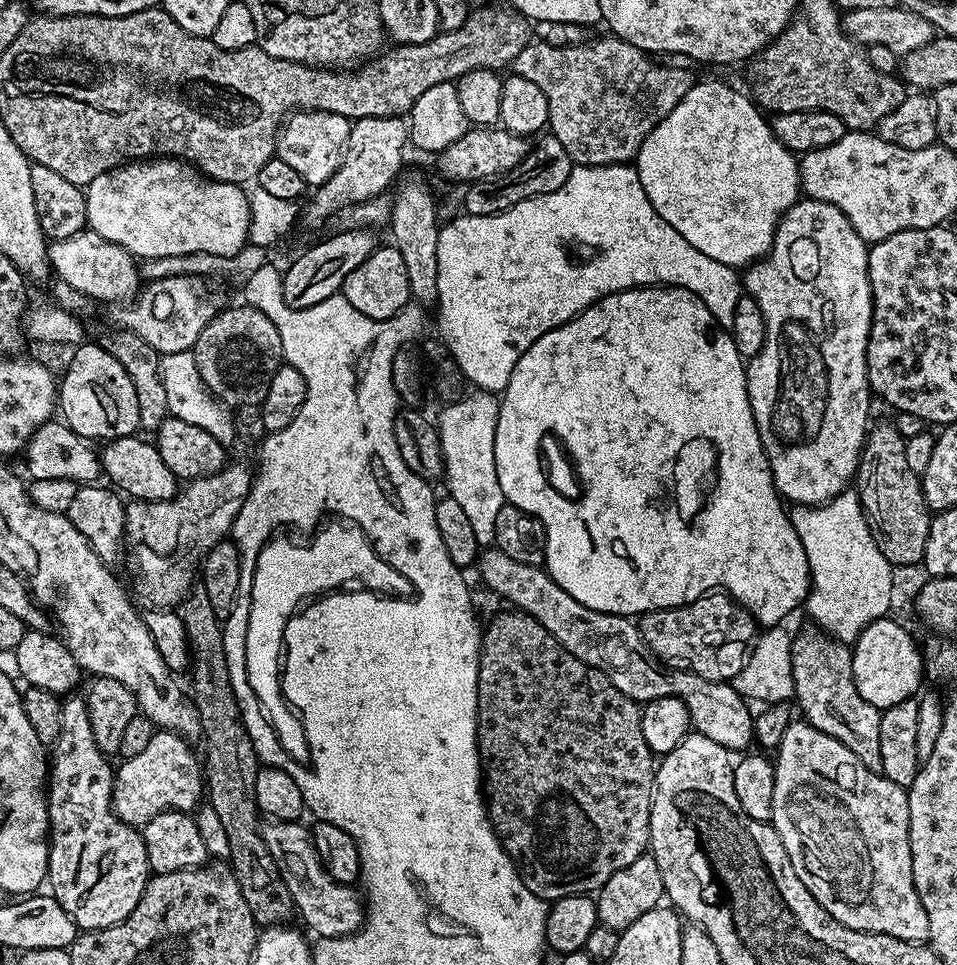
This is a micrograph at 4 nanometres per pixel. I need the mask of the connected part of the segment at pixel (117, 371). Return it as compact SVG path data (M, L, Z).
M84 342L75 349L68 373L58 384L58 412L63 423L89 442L107 442L133 435L140 428L138 398L126 370L99 343Z

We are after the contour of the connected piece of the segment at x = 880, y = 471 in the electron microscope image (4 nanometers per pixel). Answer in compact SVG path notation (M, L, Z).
M873 423L869 427L867 436L864 437L864 450L860 454L860 467L854 477L855 487L860 494L860 501L864 507L864 517L868 519L870 534L874 534L874 542L878 550L894 566L900 564L919 565L924 559L926 550L926 538L930 534L932 516L928 503L924 500L924 491L920 485L921 473L910 470L906 463L906 446L904 437L900 436L895 423Z

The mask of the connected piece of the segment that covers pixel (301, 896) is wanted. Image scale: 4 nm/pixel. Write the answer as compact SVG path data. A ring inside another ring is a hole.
M274 820L265 823L260 830L266 842L266 850L270 850L270 858L274 858L274 866L278 866L282 882L286 882L286 890L290 890L293 909L320 938L348 936L360 931L366 911L361 893L351 884L339 884L330 878L314 850L311 831L302 825L300 822Z

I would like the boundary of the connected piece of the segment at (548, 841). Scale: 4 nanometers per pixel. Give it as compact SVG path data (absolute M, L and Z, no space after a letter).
M519 610L507 611L498 613L489 622L488 628L486 624L480 646L476 741L480 751L482 791L486 797L488 817L492 820L492 829L495 830L496 837L520 869L526 886L530 886L530 890L534 890L538 898L551 902L567 896L595 894L615 872L630 866L630 862L649 851L650 806L657 765L654 763L654 753L646 746L646 738L642 738L641 705L622 694L622 690L618 690L618 686L614 686L610 678L606 678L606 674L574 658L574 654L562 647L533 616L527 616Z

